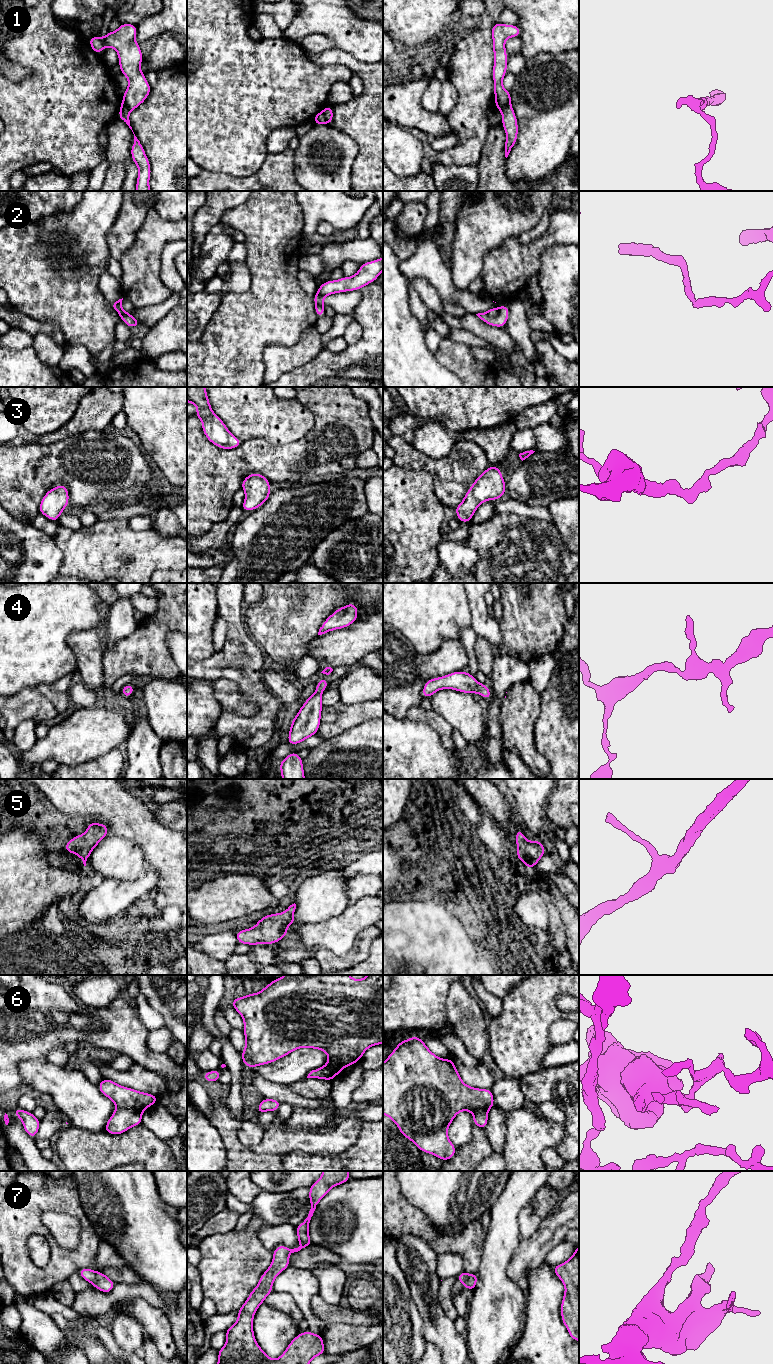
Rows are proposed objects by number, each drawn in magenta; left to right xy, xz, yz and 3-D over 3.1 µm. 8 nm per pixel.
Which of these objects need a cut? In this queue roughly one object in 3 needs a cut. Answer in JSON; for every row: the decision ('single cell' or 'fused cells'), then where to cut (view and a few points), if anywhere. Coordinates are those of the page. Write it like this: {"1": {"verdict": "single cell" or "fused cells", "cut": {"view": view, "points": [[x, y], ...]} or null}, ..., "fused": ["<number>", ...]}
{"1": {"verdict": "fused cells", "cut": {"view": "xz", "points": [[322, 112], [328, 123]]}}, "2": {"verdict": "fused cells", "cut": {"view": "yz", "points": [[498, 311], [494, 316], [490, 316], [486, 312]]}}, "3": {"verdict": "single cell", "cut": null}, "4": {"verdict": "single cell", "cut": null}, "5": {"verdict": "single cell", "cut": null}, "6": {"verdict": "fused cells", "cut": {"view": "xy", "points": [[117, 1107], [132, 1109], [141, 1113]]}}, "7": {"verdict": "single cell", "cut": null}, "fused": ["1", "2", "6"]}

